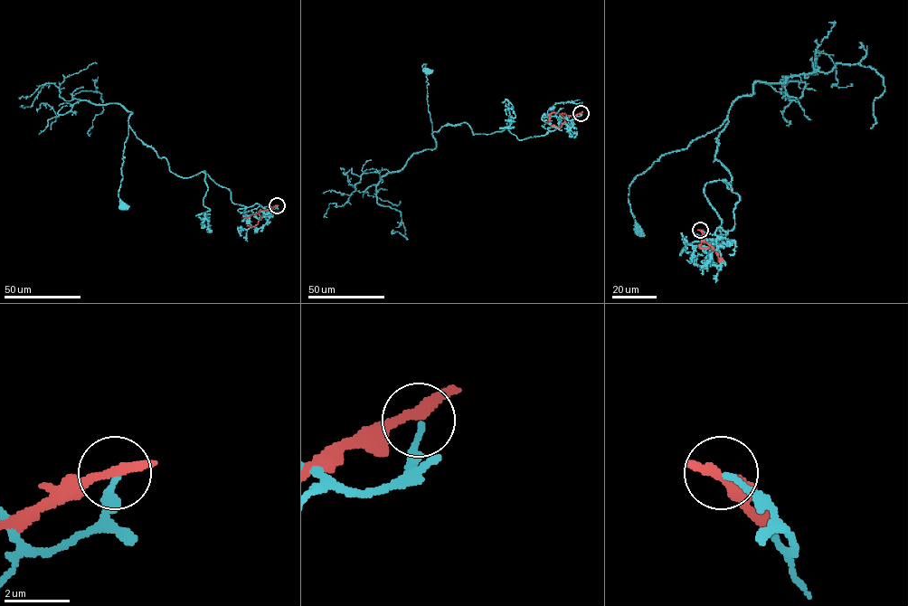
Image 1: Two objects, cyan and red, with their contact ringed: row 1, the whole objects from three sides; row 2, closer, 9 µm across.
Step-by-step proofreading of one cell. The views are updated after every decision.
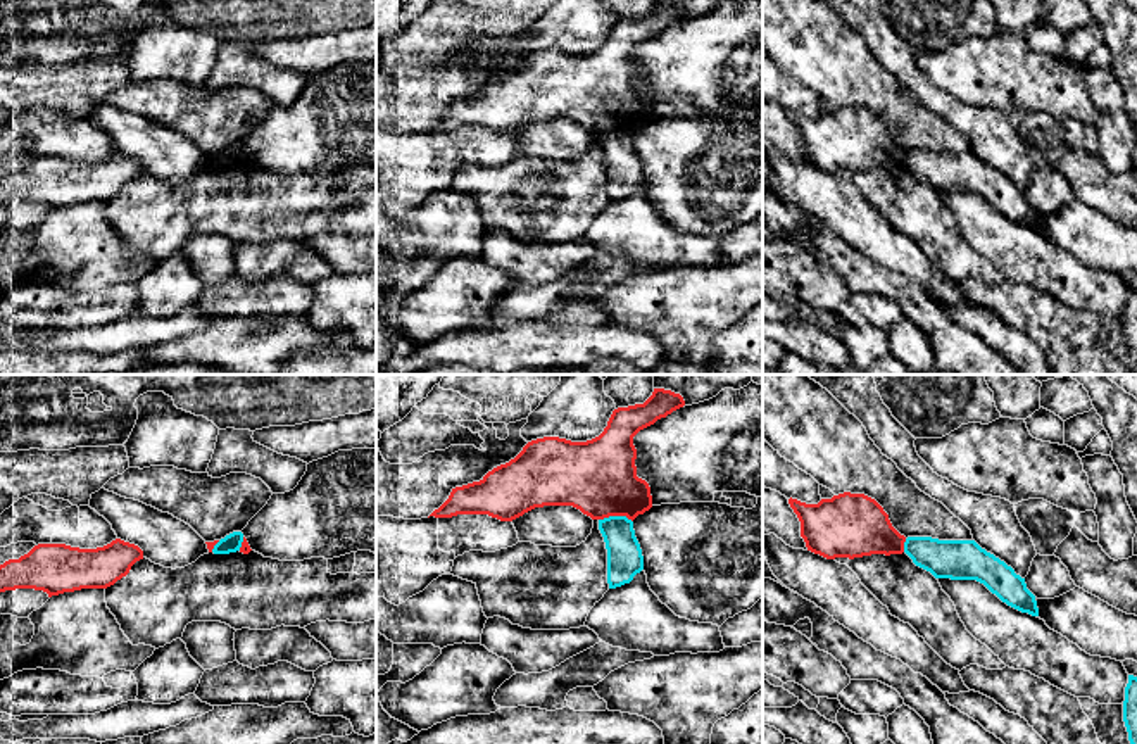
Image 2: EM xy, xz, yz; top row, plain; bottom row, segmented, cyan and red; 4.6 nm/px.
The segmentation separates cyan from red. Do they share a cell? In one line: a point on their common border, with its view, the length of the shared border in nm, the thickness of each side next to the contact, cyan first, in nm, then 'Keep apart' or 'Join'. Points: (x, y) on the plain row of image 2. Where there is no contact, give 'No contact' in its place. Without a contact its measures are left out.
Touches cyan at xz (616, 130). Shared border 160 nm. Thickness 170 nm (cyan) against 360 nm. Keep apart

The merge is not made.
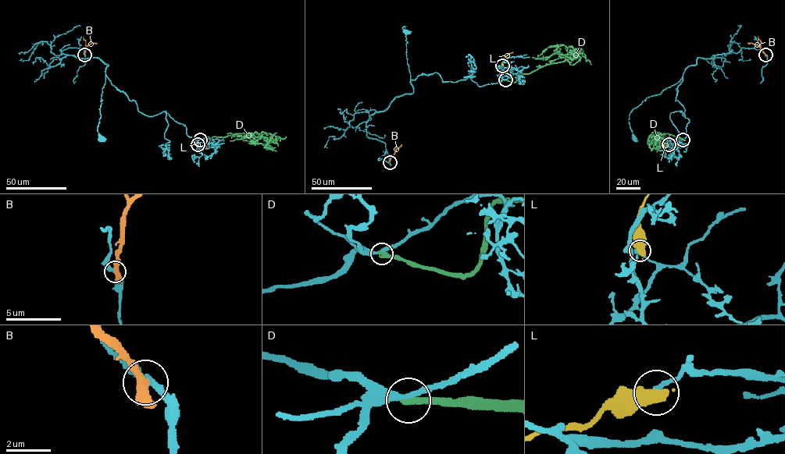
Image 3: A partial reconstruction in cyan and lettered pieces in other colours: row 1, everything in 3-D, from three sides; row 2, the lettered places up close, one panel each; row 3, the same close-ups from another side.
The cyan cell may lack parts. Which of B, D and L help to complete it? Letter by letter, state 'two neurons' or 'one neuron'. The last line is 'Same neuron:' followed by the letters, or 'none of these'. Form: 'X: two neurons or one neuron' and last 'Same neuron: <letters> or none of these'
B: two neurons
D: two neurons
L: two neurons
Same neuron: none of these

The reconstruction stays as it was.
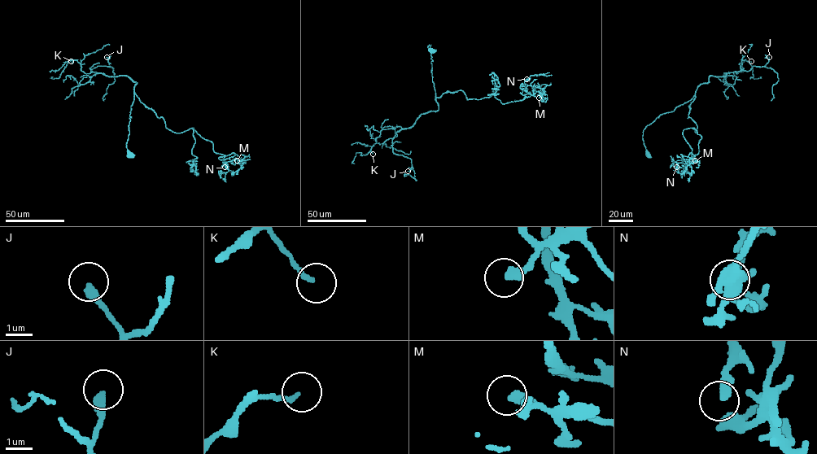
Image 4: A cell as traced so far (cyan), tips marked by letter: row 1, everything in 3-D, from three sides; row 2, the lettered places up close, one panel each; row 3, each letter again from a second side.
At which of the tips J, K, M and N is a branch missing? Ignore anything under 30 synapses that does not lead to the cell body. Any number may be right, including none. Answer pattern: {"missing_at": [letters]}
{"missing_at": []}

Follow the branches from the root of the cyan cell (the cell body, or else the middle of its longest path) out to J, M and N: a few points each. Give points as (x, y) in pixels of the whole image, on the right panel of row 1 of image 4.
J: (648, 154), (643, 131), (656, 118), (691, 100), (710, 76), (764, 66), (769, 57)
M: (648, 154), (644, 128), (695, 93), (688, 118), (701, 137), (698, 153), (688, 154), (695, 160)
N: (648, 154), (644, 128), (695, 93), (688, 118), (701, 137), (698, 153), (676, 167)

